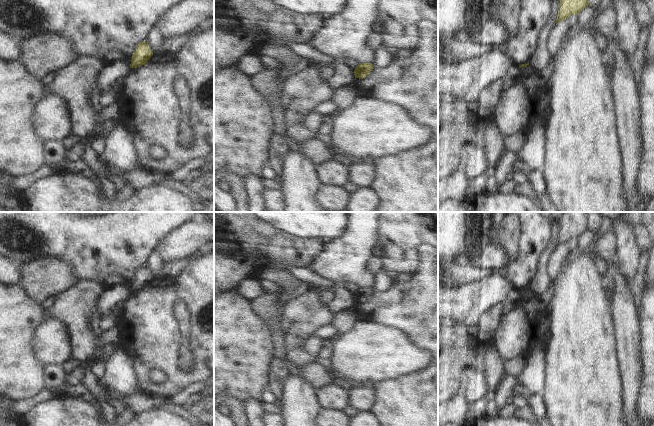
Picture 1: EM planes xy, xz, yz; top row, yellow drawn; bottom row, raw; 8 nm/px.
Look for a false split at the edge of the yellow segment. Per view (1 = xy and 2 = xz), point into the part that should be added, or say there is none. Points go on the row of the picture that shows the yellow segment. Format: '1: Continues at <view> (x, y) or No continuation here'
1: No continuation here
2: No continuation here

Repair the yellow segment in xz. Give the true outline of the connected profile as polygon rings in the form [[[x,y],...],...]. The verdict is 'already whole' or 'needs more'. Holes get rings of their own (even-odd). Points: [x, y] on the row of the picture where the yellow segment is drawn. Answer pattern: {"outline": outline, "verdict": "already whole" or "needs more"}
{"outline": [[[359,63],[354,70],[355,78],[365,78],[373,69],[372,63]]], "verdict": "already whole"}

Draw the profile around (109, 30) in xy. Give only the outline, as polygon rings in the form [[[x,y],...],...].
[[[0,0],[0,31],[10,35],[16,42],[31,38],[41,33],[61,33],[69,38],[77,53],[77,57],[91,56],[97,58],[105,65],[116,60],[125,61],[130,59],[140,42],[146,41],[149,31],[153,28],[156,20],[163,16],[173,5],[182,0]]]

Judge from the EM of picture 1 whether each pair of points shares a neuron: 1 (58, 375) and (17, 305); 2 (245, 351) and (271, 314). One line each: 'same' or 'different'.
1: different
2: different

